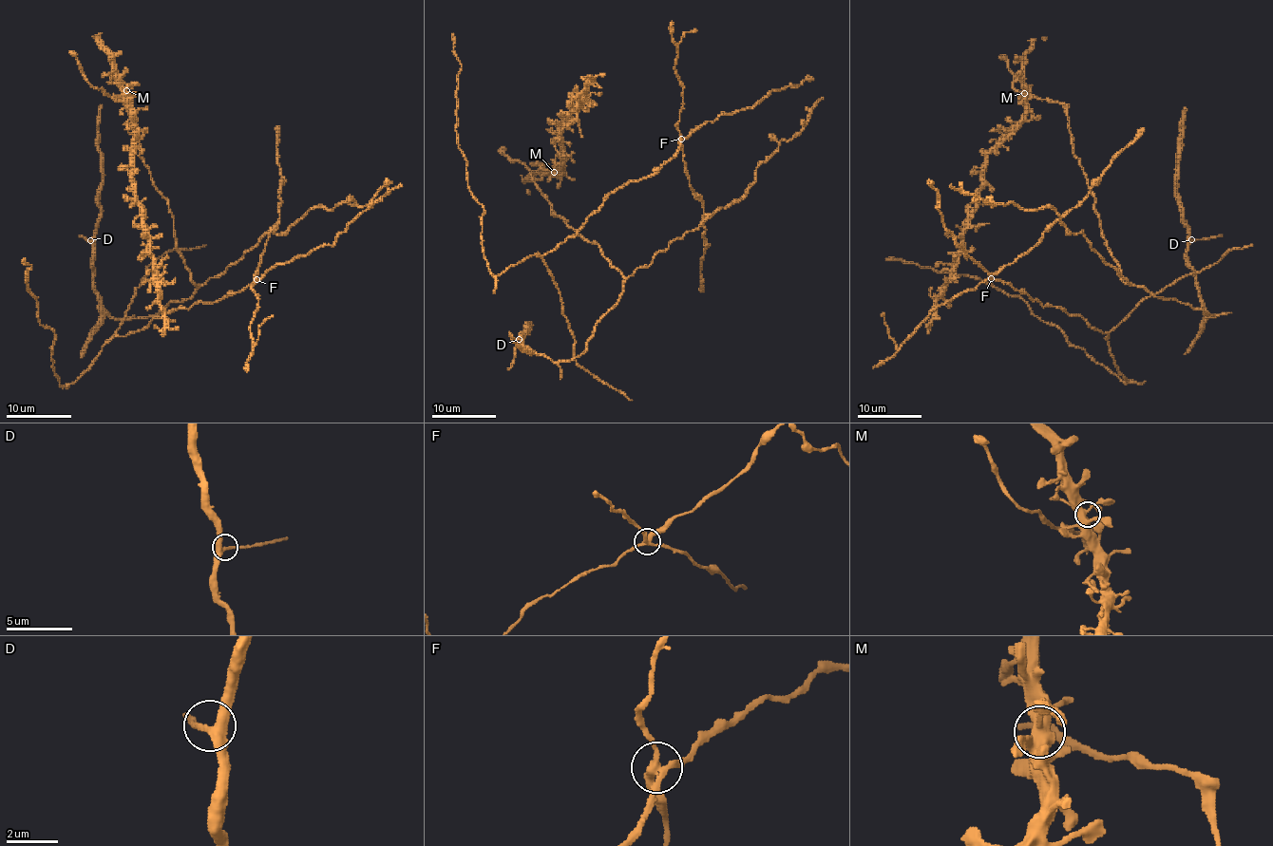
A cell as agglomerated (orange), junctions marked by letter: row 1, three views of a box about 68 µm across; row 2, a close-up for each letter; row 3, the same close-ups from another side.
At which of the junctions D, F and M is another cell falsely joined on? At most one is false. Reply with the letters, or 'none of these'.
F

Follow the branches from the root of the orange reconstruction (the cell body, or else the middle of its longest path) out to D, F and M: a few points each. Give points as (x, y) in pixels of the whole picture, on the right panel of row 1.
D: (1064, 225), (1082, 232), (1131, 284), (1214, 316), (1200, 302), (1187, 255), (1191, 239)
F: (1064, 225), (1057, 218), (1033, 247), (1012, 263), (1003, 265), (991, 277)
M: (1064, 225), (1082, 232), (1130, 282), (1104, 237), (1064, 107), (1024, 93)

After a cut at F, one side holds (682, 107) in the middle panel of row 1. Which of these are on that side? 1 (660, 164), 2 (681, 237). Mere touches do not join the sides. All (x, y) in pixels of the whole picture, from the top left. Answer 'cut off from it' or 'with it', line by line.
1: cut off from it
2: cut off from it

